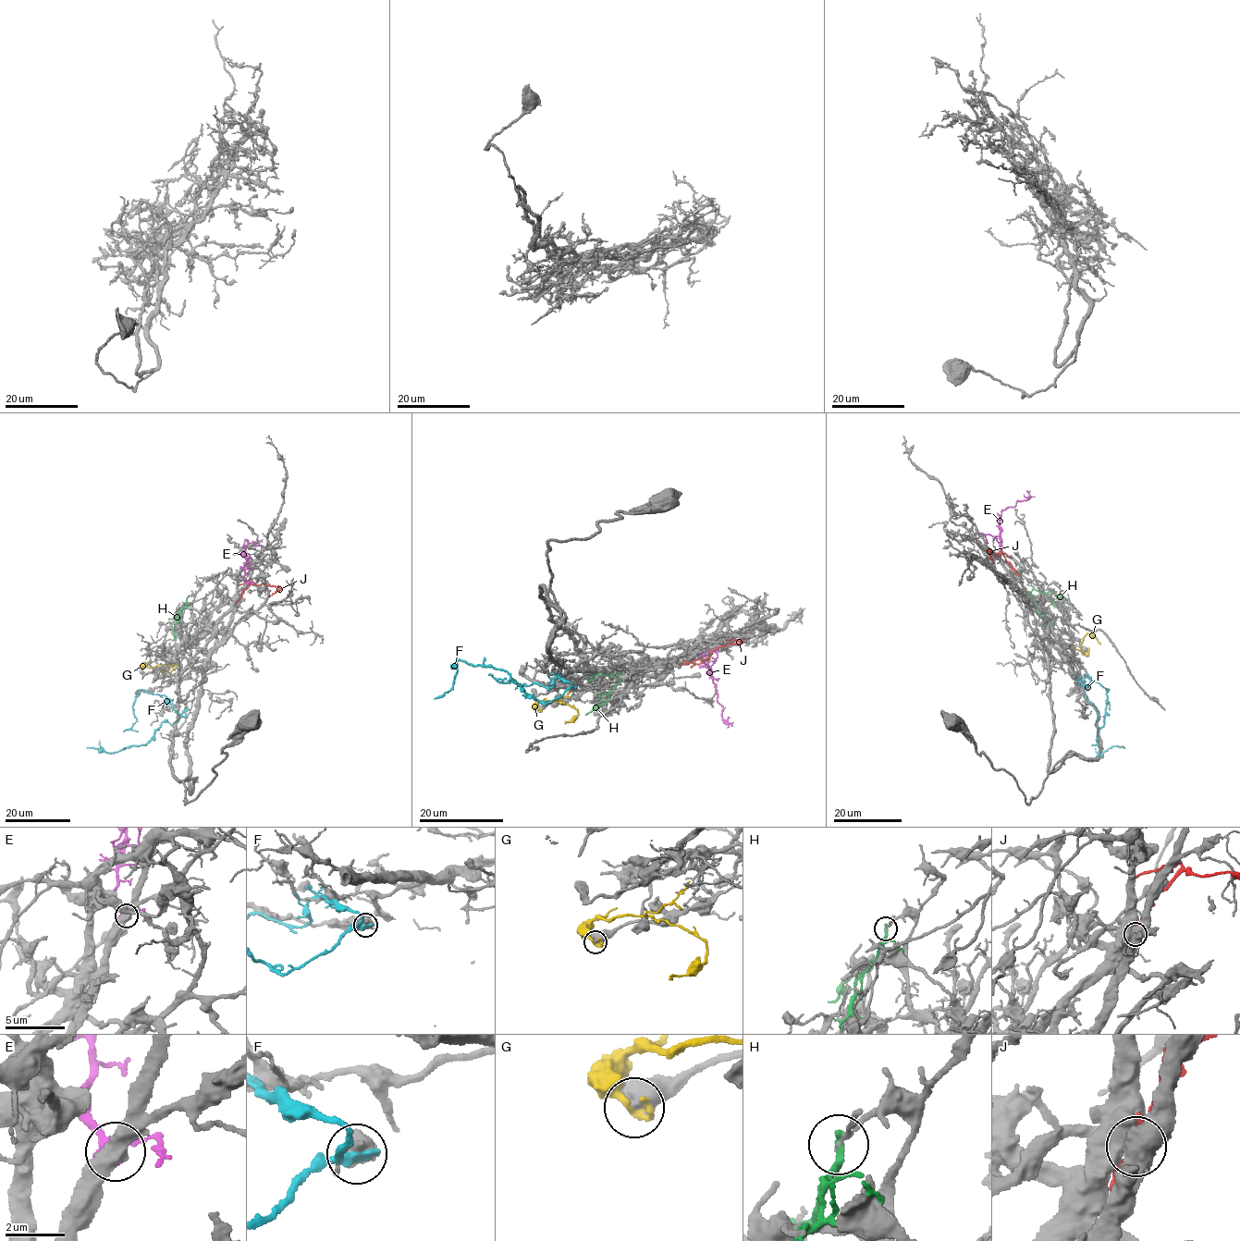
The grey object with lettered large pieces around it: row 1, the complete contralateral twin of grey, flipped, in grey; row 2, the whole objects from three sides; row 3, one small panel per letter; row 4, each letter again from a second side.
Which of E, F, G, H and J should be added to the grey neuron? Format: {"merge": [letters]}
{"merge": ["E"]}

